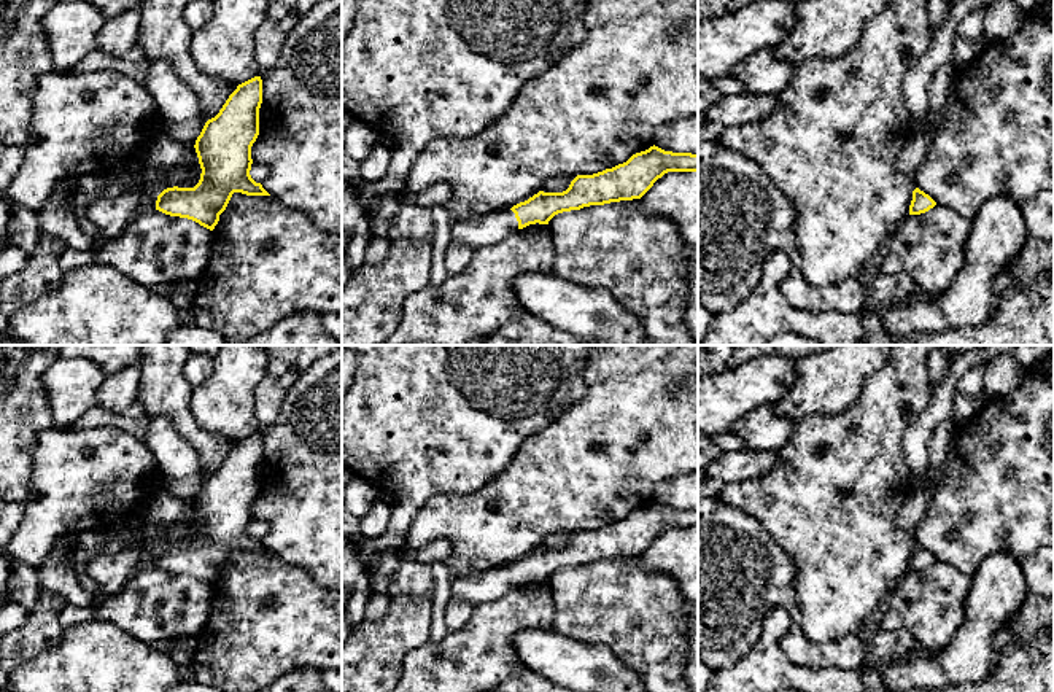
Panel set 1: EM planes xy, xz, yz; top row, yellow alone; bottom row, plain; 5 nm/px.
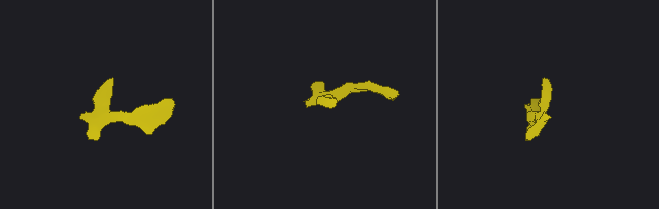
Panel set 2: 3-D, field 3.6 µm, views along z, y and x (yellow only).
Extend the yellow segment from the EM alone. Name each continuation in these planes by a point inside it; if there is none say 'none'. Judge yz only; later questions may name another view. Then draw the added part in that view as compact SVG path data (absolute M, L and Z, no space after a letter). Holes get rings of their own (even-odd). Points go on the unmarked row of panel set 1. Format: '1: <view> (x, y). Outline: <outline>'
none

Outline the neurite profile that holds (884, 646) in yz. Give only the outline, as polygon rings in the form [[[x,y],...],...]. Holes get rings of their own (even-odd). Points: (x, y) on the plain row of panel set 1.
[[[905,627],[893,632],[878,630],[866,636],[866,641],[870,662],[876,667],[906,659],[920,649],[916,638]]]

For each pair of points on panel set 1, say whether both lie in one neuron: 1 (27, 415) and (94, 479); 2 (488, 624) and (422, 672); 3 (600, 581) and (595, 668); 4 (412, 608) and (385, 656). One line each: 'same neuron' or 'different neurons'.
1: different neurons
2: same neuron
3: different neurons
4: same neuron

